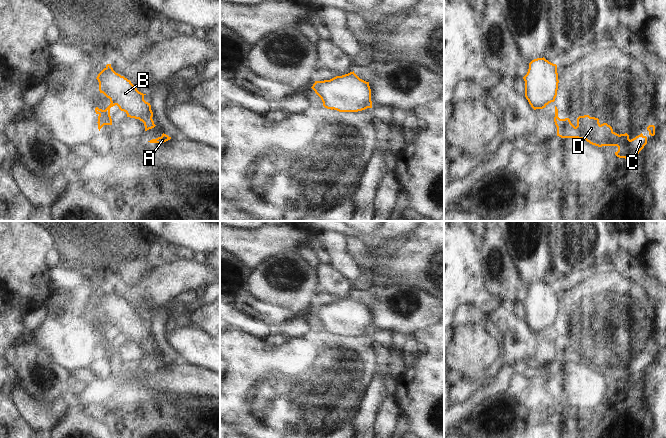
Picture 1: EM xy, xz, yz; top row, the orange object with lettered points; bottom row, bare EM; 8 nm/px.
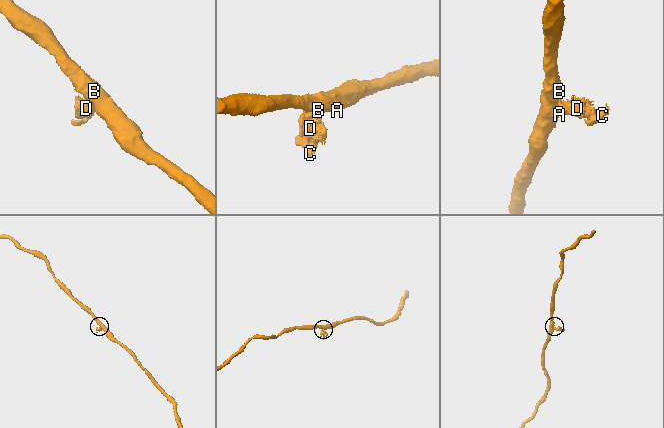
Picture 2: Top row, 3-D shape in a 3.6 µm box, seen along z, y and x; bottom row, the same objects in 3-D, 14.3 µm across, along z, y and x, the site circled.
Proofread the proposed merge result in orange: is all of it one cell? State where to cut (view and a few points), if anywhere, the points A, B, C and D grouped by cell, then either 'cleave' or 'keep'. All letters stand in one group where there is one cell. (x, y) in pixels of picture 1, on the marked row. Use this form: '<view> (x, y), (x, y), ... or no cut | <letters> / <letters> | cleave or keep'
xy (106, 93), (116, 104) | A B / C D | cleave

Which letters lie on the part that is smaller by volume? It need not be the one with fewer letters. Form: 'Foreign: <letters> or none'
Foreign: C, D

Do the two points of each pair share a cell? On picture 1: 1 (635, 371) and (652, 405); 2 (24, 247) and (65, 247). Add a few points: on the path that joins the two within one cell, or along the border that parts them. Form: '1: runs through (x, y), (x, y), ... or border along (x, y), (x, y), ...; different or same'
1: border along (655, 360), (636, 379); different
2: border along (47, 231), (53, 237), (55, 246); different

